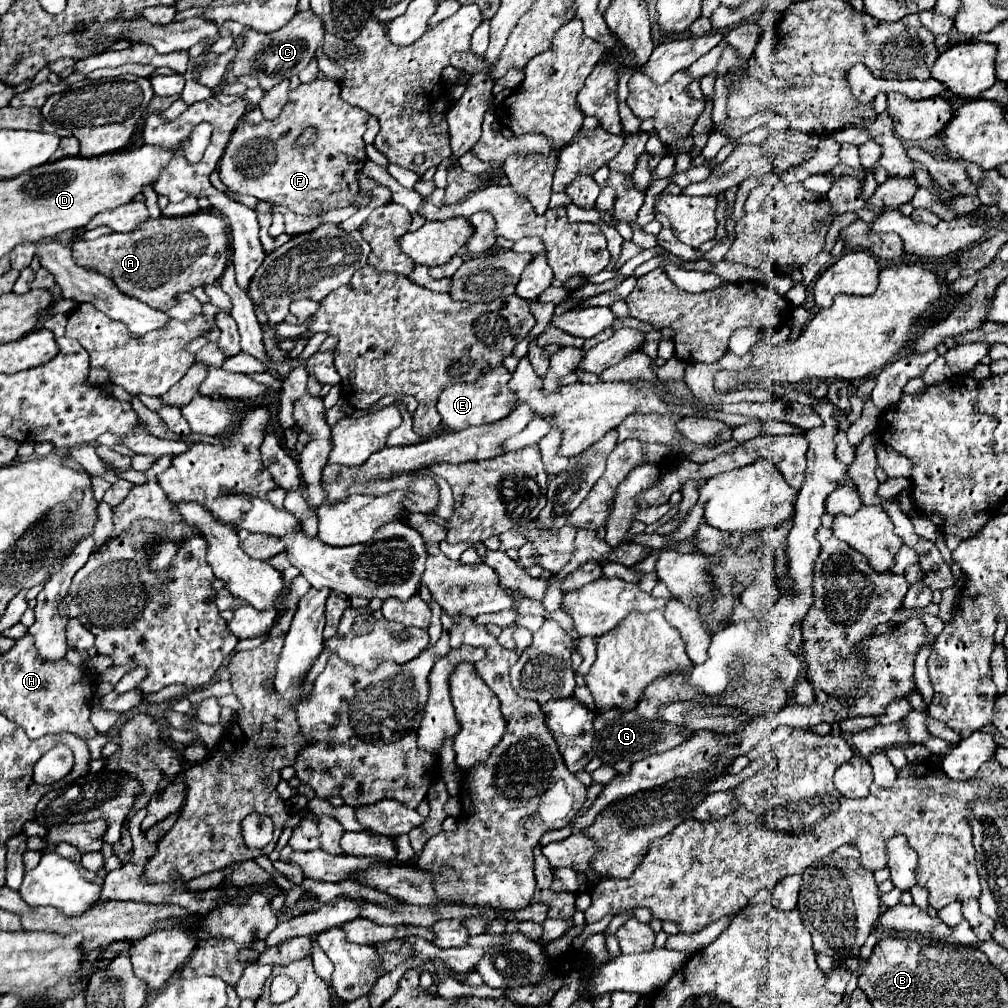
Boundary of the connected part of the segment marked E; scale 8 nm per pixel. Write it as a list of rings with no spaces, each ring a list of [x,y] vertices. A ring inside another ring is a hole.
[[[499,364],[487,370],[479,380],[471,384],[451,384],[443,388],[443,392],[439,394],[439,402],[437,402],[437,410],[443,418],[443,426],[455,432],[455,430],[463,430],[469,426],[491,424],[491,422],[505,418],[511,412],[511,404],[515,402],[515,394],[507,386],[509,380],[511,380],[511,372],[503,364]]]

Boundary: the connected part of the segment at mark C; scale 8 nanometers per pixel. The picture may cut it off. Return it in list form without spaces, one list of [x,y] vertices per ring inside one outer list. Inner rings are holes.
[[[311,8],[295,14],[293,20],[287,26],[283,26],[281,30],[277,30],[273,34],[263,34],[263,32],[251,30],[245,36],[243,48],[235,56],[233,74],[237,78],[243,76],[243,74],[257,76],[261,88],[267,90],[267,88],[275,86],[281,78],[297,76],[303,68],[307,68],[307,64],[311,62],[311,58],[313,58],[317,46],[321,44],[323,36],[325,36],[323,20],[319,20],[319,16]]]

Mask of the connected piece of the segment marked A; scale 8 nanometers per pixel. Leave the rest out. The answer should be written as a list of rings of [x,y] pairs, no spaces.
[[[191,214],[179,218],[149,218],[145,220],[135,232],[129,234],[109,234],[97,240],[79,240],[73,244],[73,258],[79,266],[95,268],[107,278],[111,278],[117,288],[137,300],[143,300],[155,310],[167,310],[179,294],[191,292],[197,286],[215,284],[219,276],[225,272],[225,256],[227,256],[227,242],[225,242],[225,222],[221,216],[215,214]]]

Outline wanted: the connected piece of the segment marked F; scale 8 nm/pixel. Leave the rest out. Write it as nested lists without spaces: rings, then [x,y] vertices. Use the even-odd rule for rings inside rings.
[[[313,80],[307,84],[299,84],[299,88],[289,92],[289,102],[283,112],[275,120],[265,120],[259,108],[251,108],[237,124],[231,134],[231,140],[225,148],[225,154],[219,162],[221,182],[235,194],[251,194],[259,200],[275,202],[277,206],[285,206],[295,214],[311,214],[311,206],[319,202],[319,208],[345,208],[359,194],[359,172],[363,170],[365,142],[363,132],[367,130],[367,112],[359,110],[339,98],[339,84],[333,80]],[[311,126],[317,132],[313,144],[297,146],[297,138],[303,130]]]

